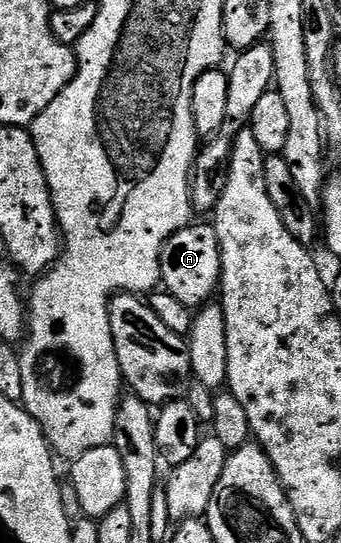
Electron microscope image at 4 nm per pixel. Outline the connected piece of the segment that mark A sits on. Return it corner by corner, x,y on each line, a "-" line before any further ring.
209,222
197,223
168,237
160,257
161,286
169,295
176,297
180,305
191,309
201,309
209,304
219,294
222,285
220,241

